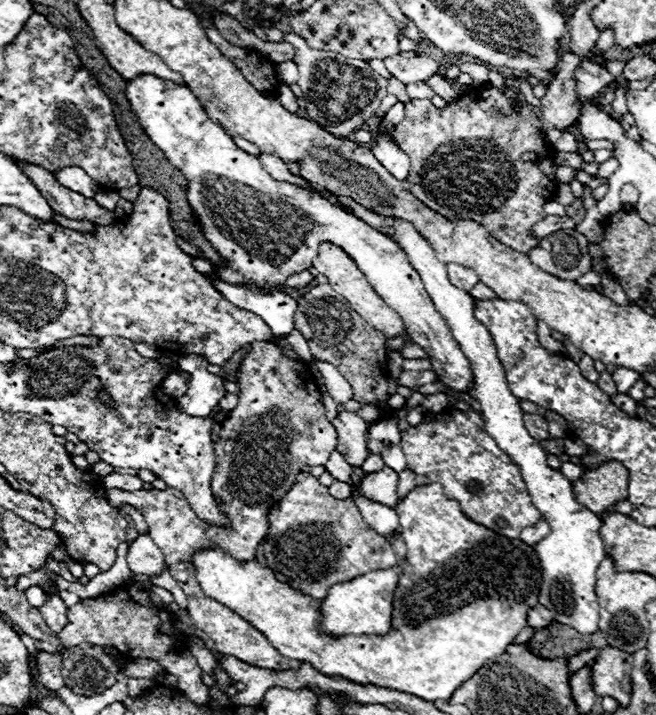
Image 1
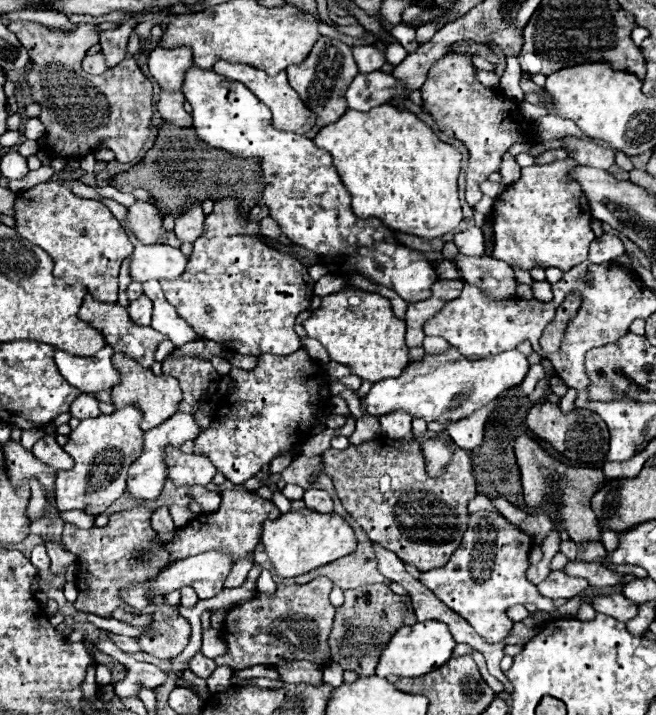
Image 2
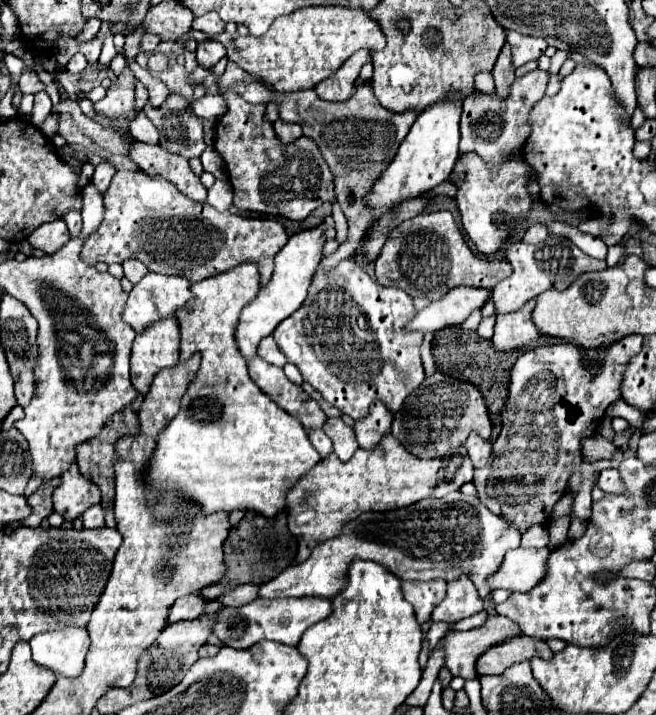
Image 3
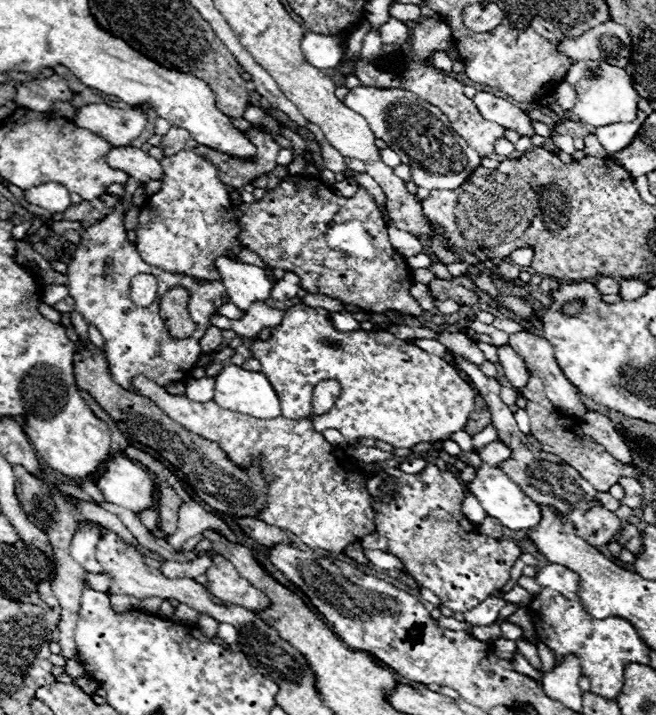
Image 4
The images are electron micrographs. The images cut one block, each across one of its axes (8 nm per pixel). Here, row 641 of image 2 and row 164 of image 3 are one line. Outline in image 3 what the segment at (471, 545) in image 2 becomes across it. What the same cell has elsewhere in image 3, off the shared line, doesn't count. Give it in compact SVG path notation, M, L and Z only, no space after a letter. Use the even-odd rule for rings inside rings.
M532 70L526 72L522 78L516 78L510 86L510 94L506 98L500 98L496 92L486 94L480 90L474 90L472 96L464 100L464 112L460 120L460 150L474 150L490 170L498 170L500 164L504 164L512 152L520 150L526 144L526 136L530 136L530 110L536 106L536 102L544 96L548 84L548 76L544 70Z

